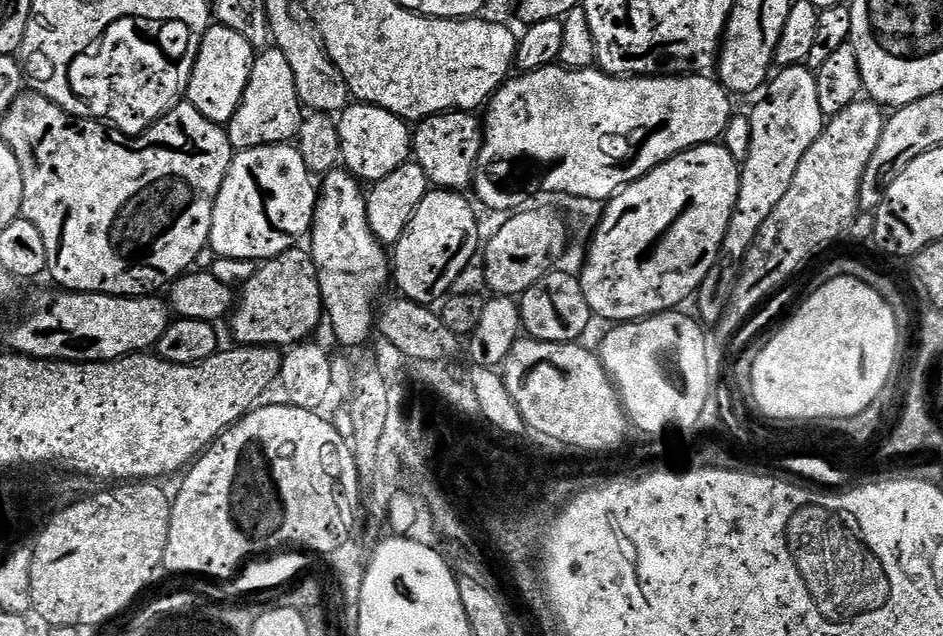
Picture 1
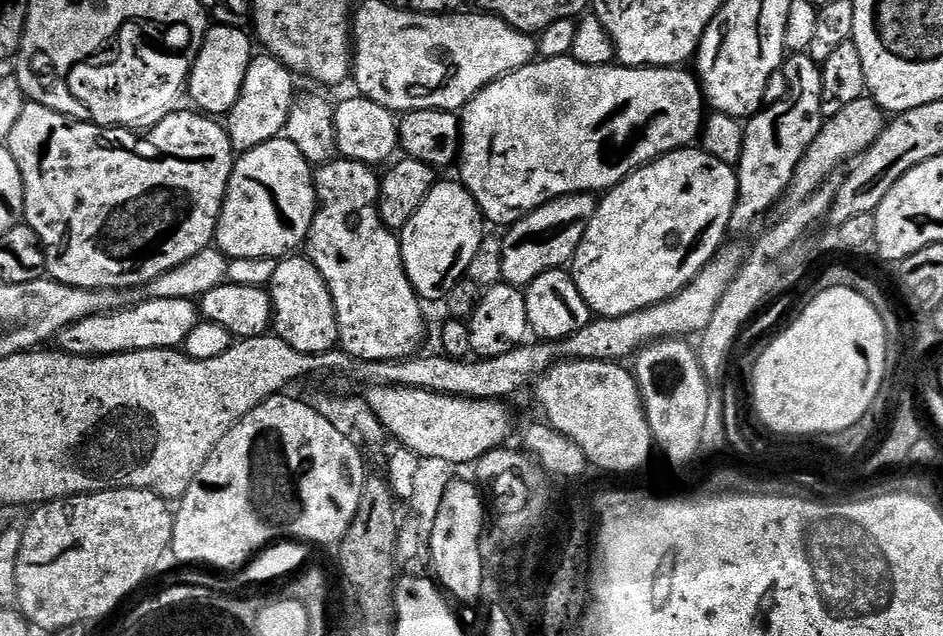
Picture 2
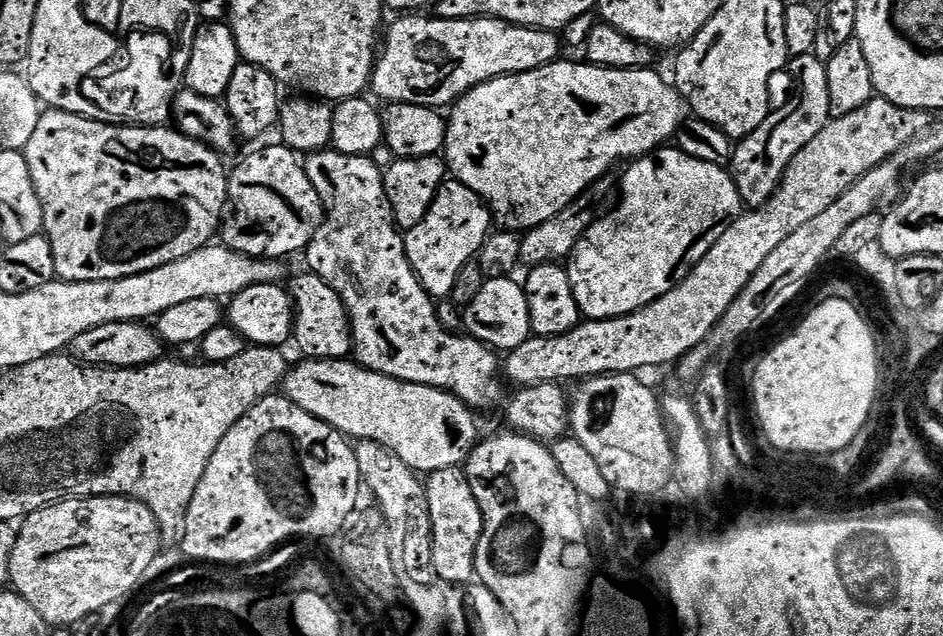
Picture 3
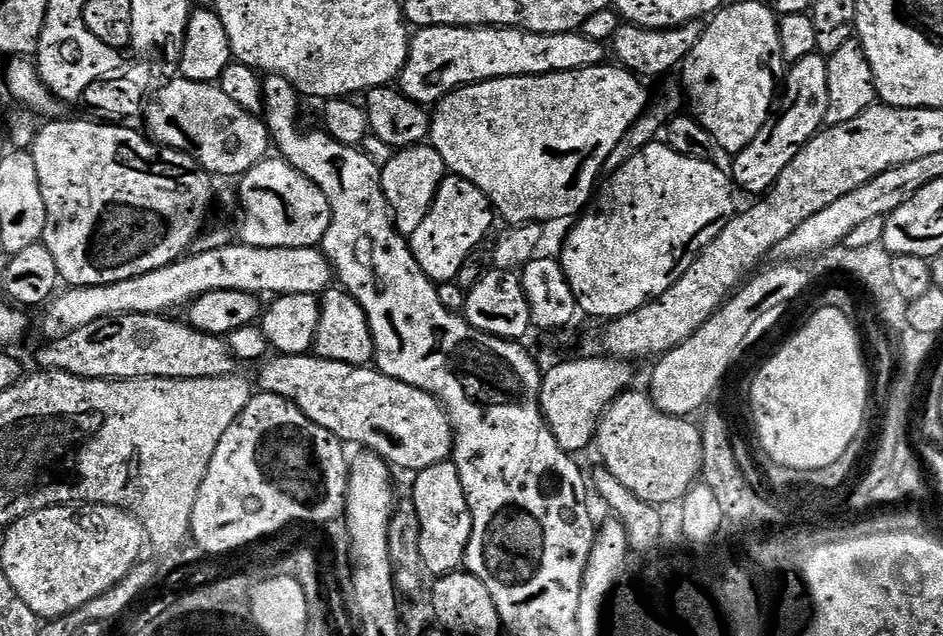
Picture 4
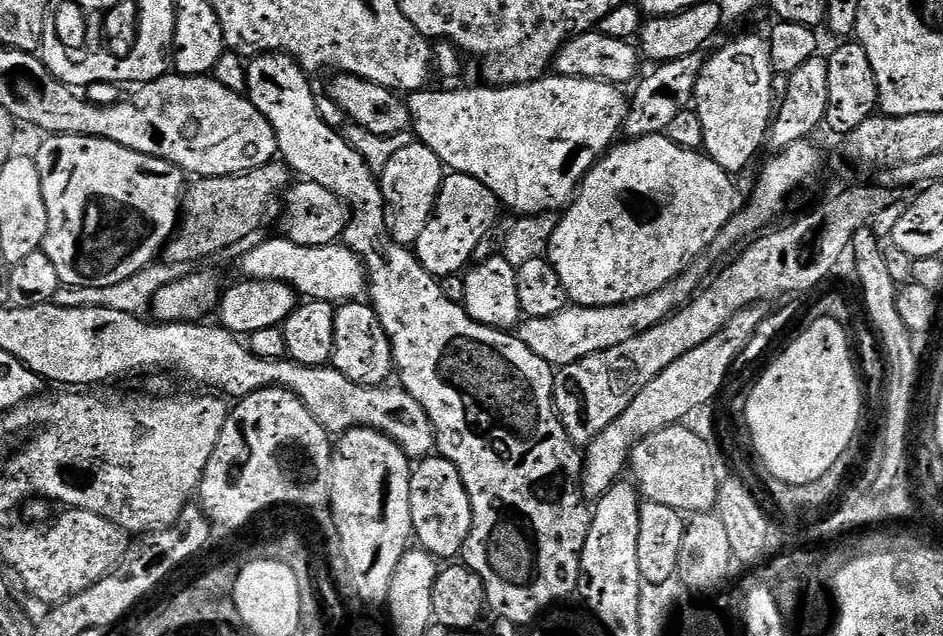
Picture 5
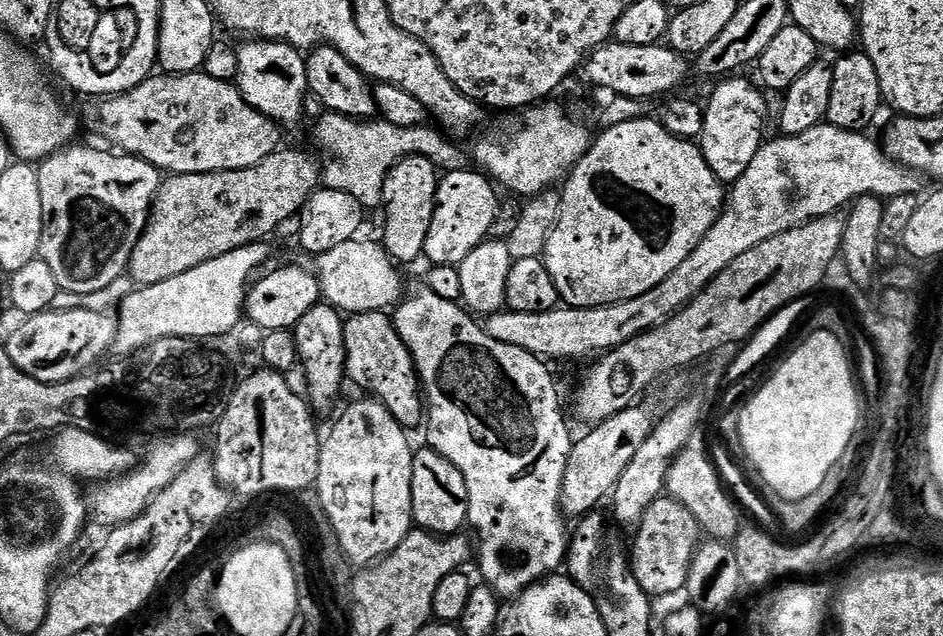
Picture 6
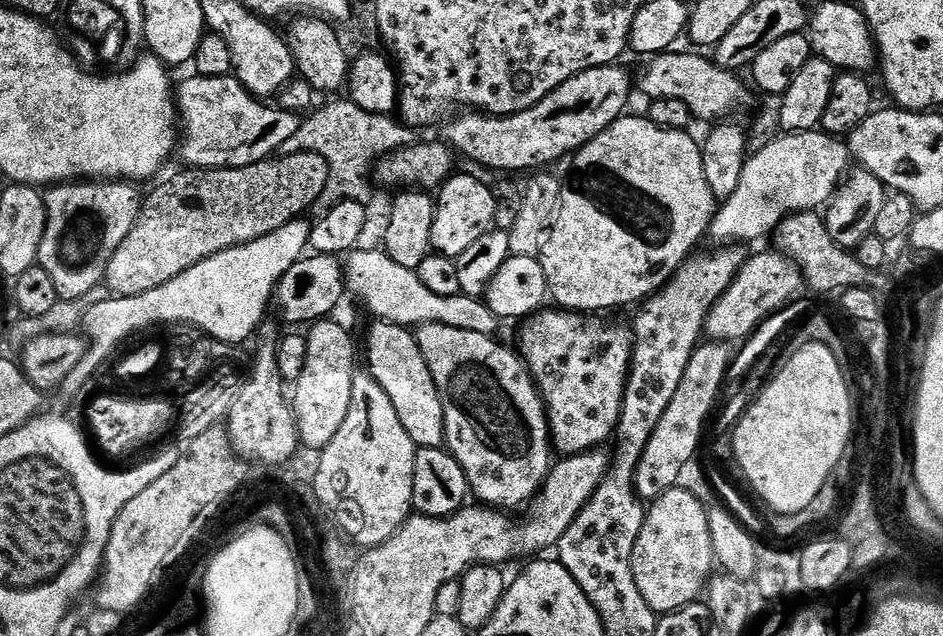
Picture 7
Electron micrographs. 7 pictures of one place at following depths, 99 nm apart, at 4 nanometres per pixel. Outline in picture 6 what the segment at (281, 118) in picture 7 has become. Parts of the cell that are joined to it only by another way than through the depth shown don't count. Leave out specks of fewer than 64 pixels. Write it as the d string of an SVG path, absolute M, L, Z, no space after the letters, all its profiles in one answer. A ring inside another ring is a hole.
M202 70L179 74L153 74L136 89L99 101L100 109L88 108L84 116L90 123L100 120L100 128L117 144L121 153L150 162L164 174L202 174L242 170L262 162L281 147L281 125L254 110L242 98L235 83L210 78Z

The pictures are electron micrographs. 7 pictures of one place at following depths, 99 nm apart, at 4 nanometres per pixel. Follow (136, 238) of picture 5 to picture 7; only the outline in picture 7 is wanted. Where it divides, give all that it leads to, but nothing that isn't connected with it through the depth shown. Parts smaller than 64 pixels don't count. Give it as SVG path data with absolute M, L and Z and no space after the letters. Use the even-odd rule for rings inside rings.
M65 182L49 187L43 193L48 217L38 264L50 274L61 300L77 300L104 284L106 266L110 266L114 250L122 246L140 213L142 192L136 188L139 187L128 182Z

